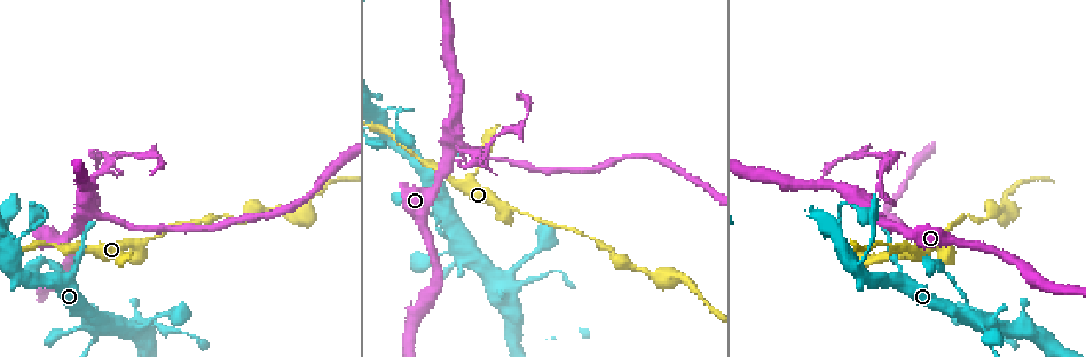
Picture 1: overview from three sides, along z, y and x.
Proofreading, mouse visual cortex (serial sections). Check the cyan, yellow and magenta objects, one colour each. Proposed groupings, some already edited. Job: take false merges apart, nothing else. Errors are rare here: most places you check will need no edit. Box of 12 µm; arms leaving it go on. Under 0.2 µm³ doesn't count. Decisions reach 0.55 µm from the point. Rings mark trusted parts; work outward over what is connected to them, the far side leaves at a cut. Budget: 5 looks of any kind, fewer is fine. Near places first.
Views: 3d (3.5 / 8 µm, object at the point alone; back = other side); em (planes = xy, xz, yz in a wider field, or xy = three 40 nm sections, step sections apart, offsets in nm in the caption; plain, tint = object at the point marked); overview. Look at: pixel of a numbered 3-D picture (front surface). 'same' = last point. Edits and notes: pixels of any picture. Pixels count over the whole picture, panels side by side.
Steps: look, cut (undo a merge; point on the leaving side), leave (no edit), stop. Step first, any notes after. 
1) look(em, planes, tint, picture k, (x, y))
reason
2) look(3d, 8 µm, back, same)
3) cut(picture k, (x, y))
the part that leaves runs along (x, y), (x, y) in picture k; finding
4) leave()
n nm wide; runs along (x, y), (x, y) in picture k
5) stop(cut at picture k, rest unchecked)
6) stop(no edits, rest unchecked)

look(3d, 8 µm, picture 1, (677, 276))
calibre changes

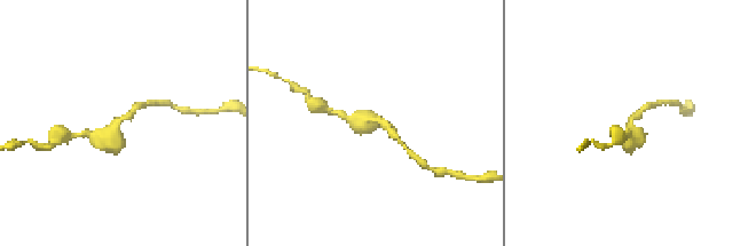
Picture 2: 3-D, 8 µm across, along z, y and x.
look(em, xy, step 1, tint, picture 2, (375, 118))
arms of 200, 500 nm

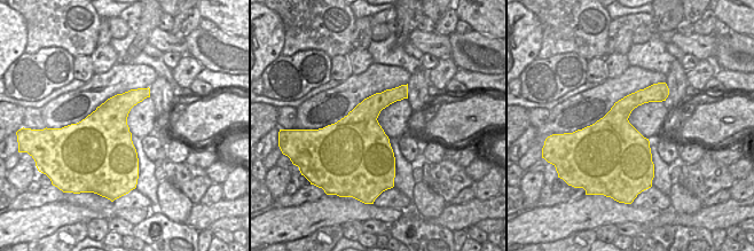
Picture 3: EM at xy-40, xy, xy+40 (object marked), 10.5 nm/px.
leave()
runs along (94, 135), (107, 137), (141, 106) in picture 2; one cell here

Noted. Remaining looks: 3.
look(3d, 3.5 µm, picture 1, (456, 147))
narrows sharply

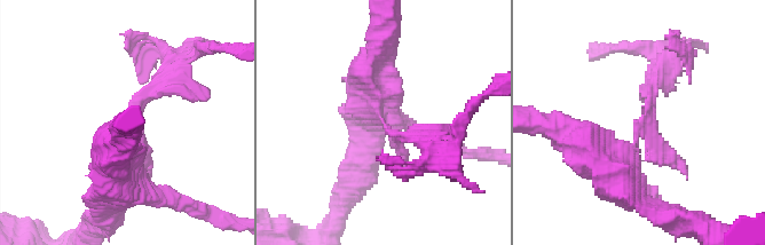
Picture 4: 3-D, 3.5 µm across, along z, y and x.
look(em, planes, tint, picture 4, (384, 122))
arms of 200, 450 nm; shape alone is not enough

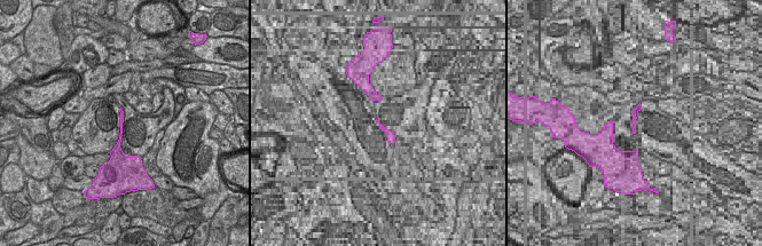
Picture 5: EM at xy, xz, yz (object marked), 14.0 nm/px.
cut(picture 4, (137, 101))
a second cell is stuck on

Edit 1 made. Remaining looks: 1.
stop(cut at picture 4, rest unchecked)

